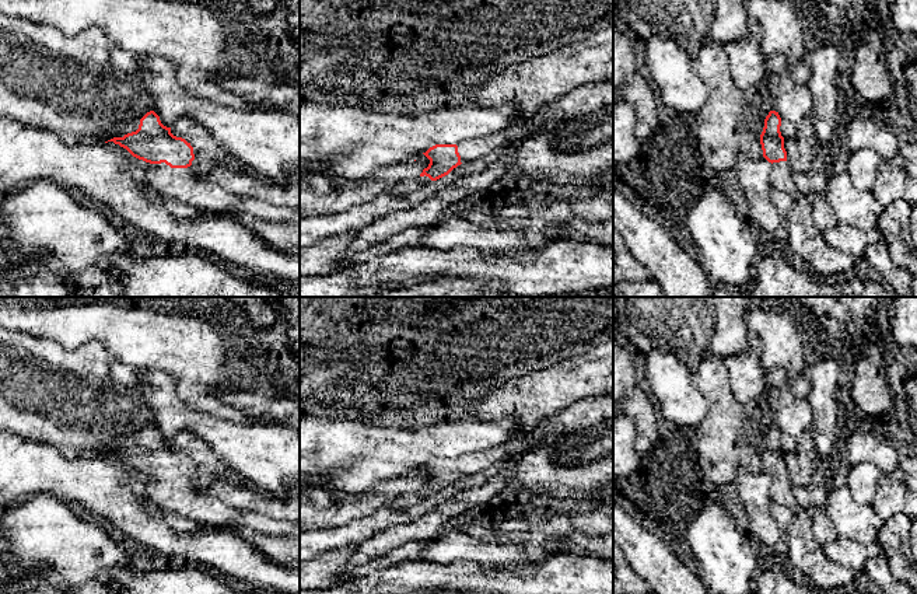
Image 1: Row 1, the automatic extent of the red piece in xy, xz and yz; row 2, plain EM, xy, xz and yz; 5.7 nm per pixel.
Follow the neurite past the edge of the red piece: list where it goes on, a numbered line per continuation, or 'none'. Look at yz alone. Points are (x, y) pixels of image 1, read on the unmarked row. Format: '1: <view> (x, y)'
1: yz (781, 489)

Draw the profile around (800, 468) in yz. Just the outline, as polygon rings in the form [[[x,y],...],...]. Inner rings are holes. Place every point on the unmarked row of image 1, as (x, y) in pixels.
[[[806,430],[799,441],[798,448],[784,453],[787,475],[794,486],[802,486],[809,493],[809,502],[823,507],[829,495],[827,465],[816,457],[812,430]]]

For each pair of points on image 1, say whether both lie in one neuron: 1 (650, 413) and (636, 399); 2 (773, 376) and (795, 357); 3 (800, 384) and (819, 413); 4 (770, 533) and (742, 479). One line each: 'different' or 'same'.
1: same
2: different
3: different
4: same

